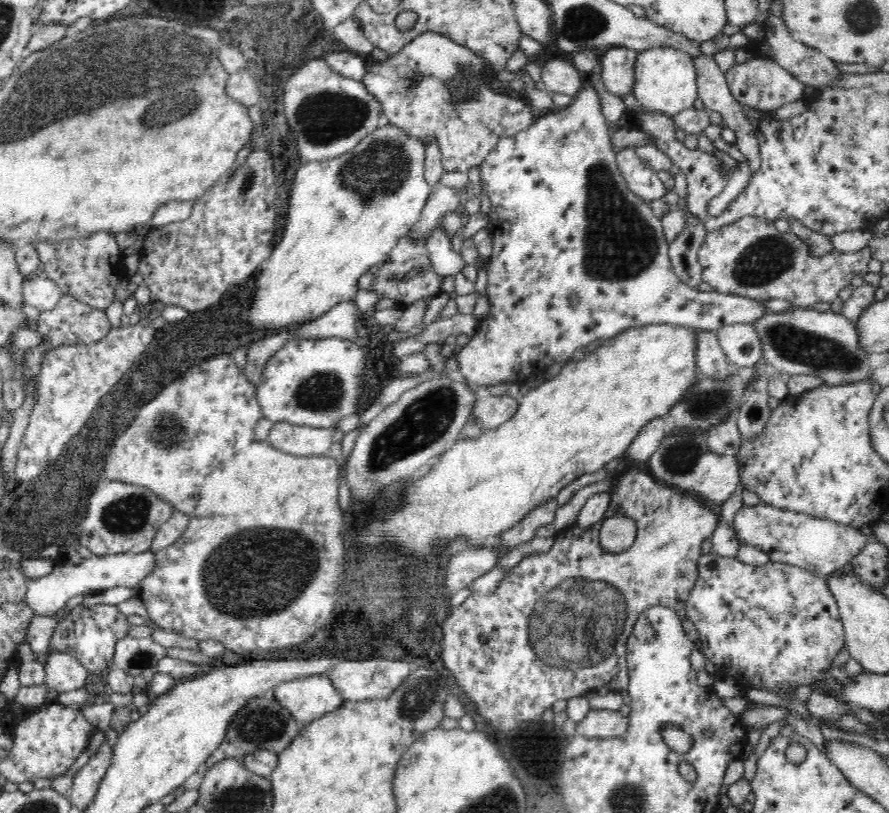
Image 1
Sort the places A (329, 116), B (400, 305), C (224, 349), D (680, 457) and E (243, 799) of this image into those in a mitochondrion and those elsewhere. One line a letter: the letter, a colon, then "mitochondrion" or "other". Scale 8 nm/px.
A: mitochondrion
B: other
C: other
D: mitochondrion
E: mitochondrion

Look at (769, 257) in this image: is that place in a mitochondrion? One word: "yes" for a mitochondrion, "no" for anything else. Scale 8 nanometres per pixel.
yes

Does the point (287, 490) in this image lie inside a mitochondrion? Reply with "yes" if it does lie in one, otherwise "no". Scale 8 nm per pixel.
no

